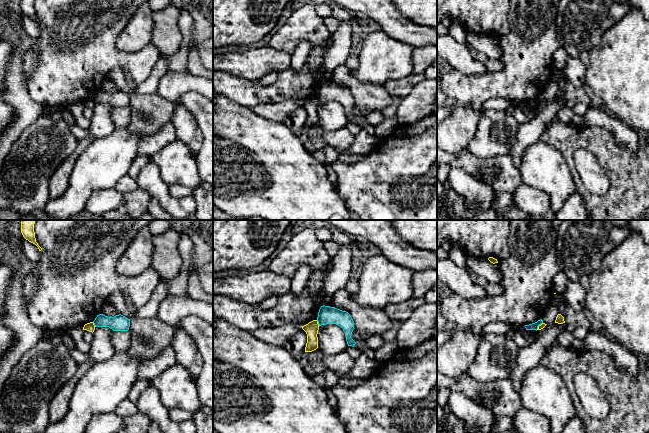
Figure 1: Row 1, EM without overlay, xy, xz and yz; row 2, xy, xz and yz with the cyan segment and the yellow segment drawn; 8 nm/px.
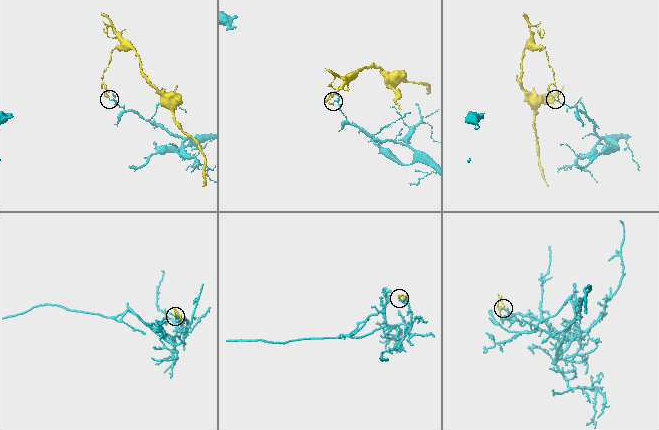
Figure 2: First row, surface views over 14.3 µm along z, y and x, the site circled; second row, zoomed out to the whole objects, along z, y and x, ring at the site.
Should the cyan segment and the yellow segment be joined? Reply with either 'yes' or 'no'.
no

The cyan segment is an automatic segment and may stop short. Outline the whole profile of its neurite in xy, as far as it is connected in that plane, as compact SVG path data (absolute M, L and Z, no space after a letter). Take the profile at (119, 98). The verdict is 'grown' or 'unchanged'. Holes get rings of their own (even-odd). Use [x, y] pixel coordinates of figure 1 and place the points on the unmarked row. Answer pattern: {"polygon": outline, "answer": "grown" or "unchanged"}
{"polygon": "M99 90L93 99L95 103L109 103L113 107L128 107L130 103L130 95L121 90L114 93L108 93L103 90Z", "answer": "unchanged"}

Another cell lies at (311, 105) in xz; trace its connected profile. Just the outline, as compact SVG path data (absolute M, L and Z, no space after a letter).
M313 96L308 100L302 102L302 105L307 110L307 119L305 123L305 128L312 128L318 124L318 106L319 100L317 96Z

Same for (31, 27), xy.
M24 14L22 17L22 24L26 34L32 40L38 39L40 35L40 29L39 29L38 23L35 20L29 18L28 16Z

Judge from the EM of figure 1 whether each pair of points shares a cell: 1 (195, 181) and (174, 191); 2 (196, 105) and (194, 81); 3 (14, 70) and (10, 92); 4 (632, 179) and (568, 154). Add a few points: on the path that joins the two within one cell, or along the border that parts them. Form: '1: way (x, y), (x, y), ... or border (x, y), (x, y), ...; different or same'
1: border (169, 185), (180, 184), (192, 188); different
2: border (202, 94), (187, 90), (177, 101); different
3: way (14, 75), (14, 87); same
4: way (616, 163), (597, 144), (583, 144); same

